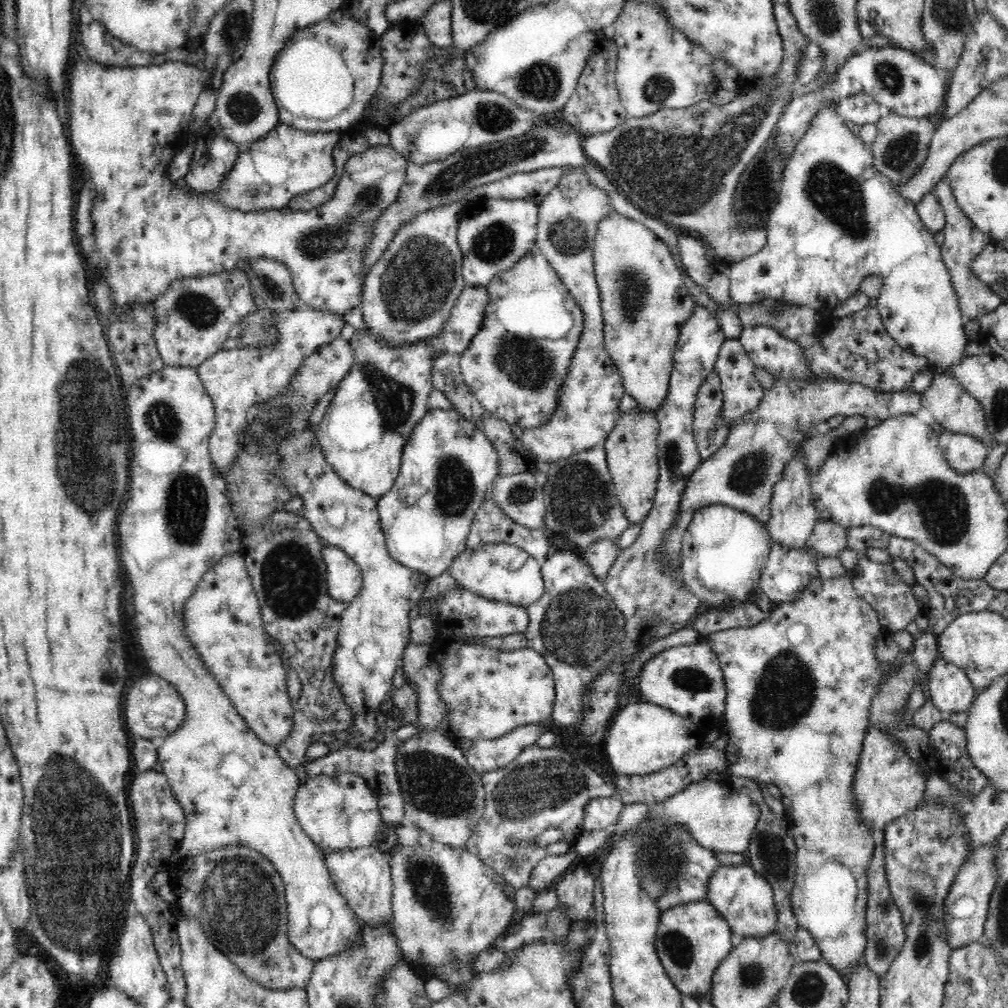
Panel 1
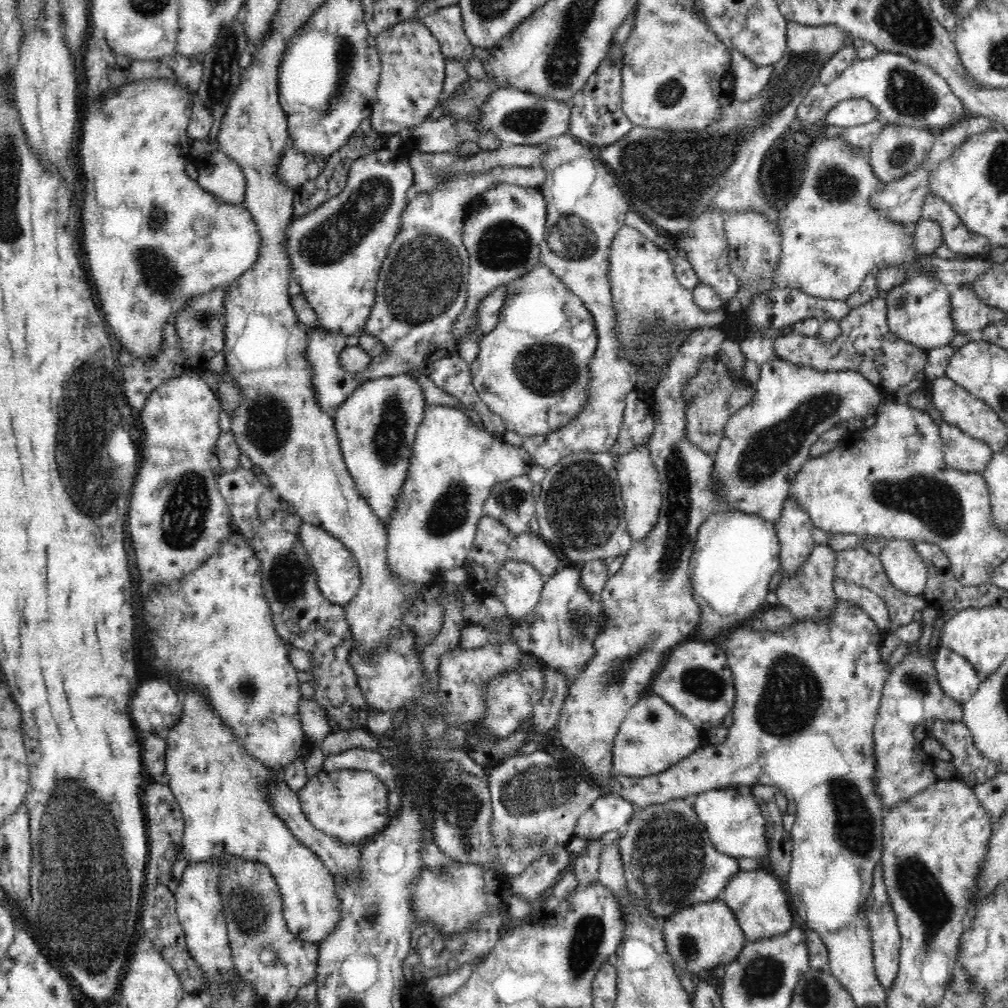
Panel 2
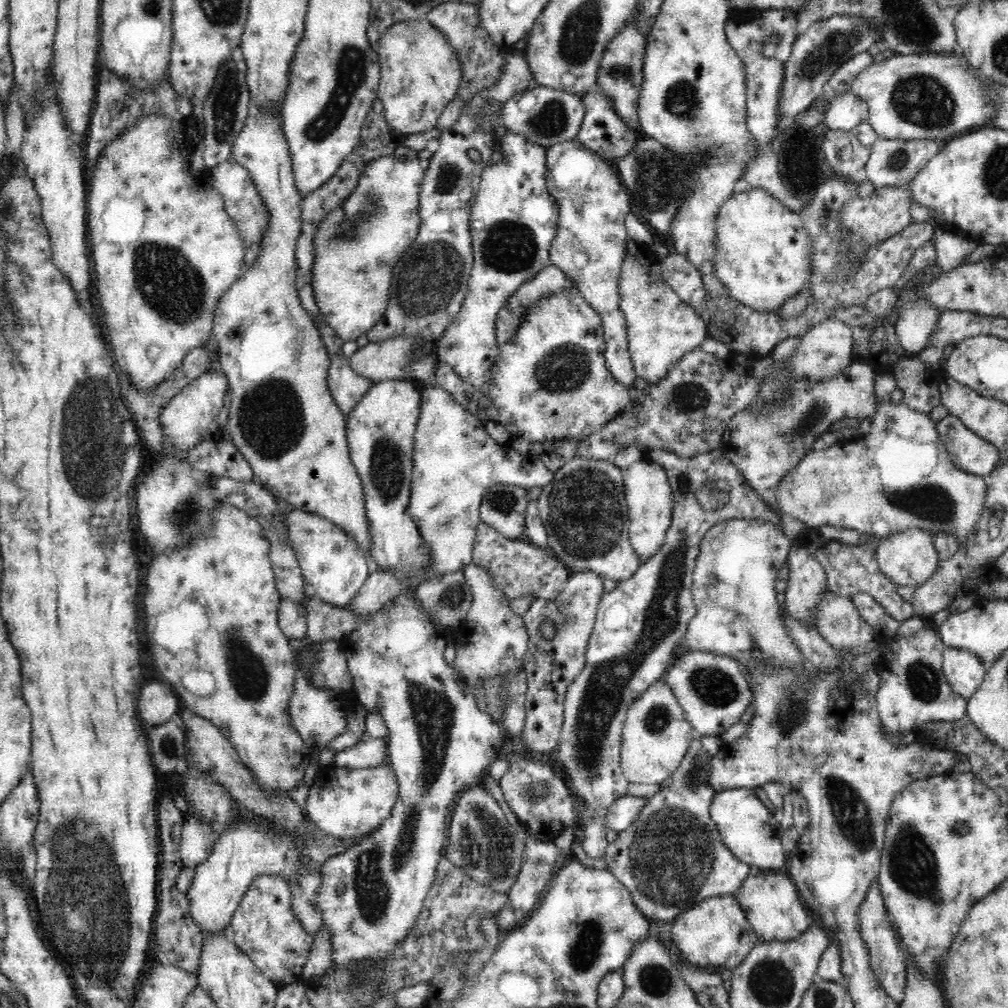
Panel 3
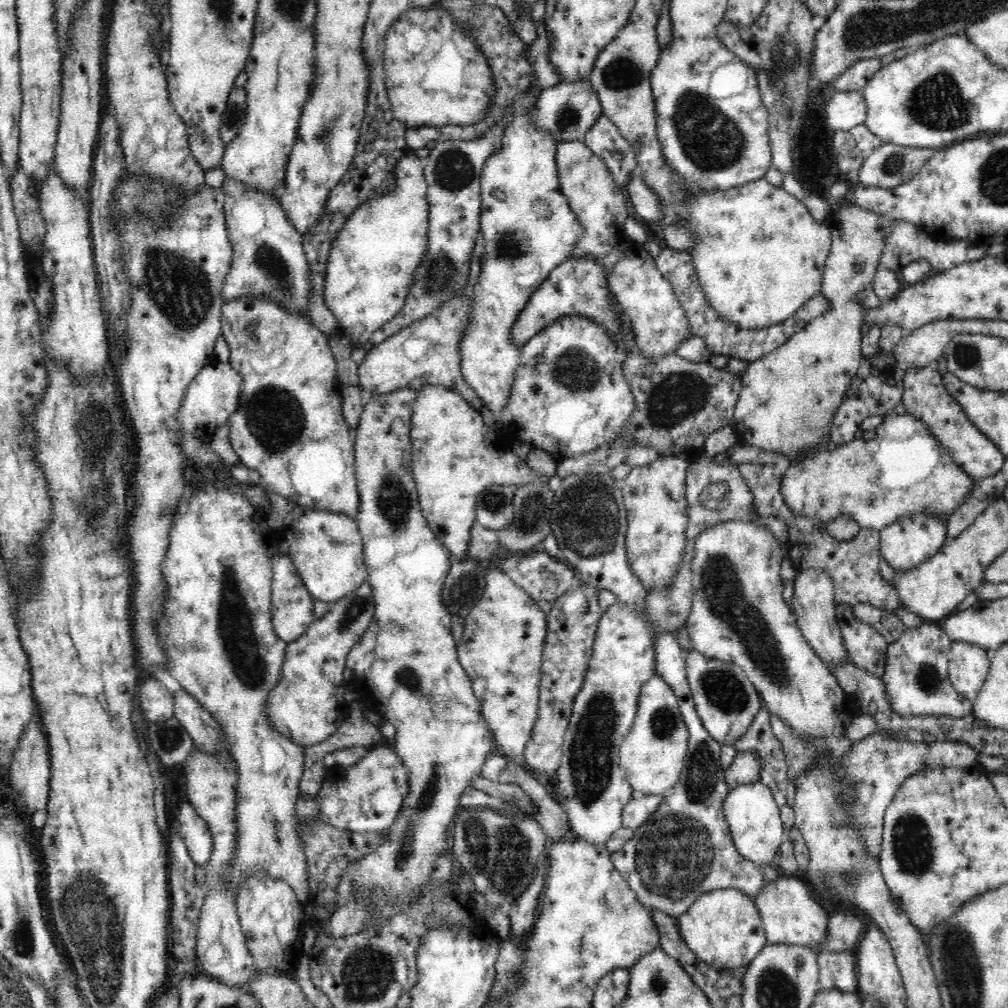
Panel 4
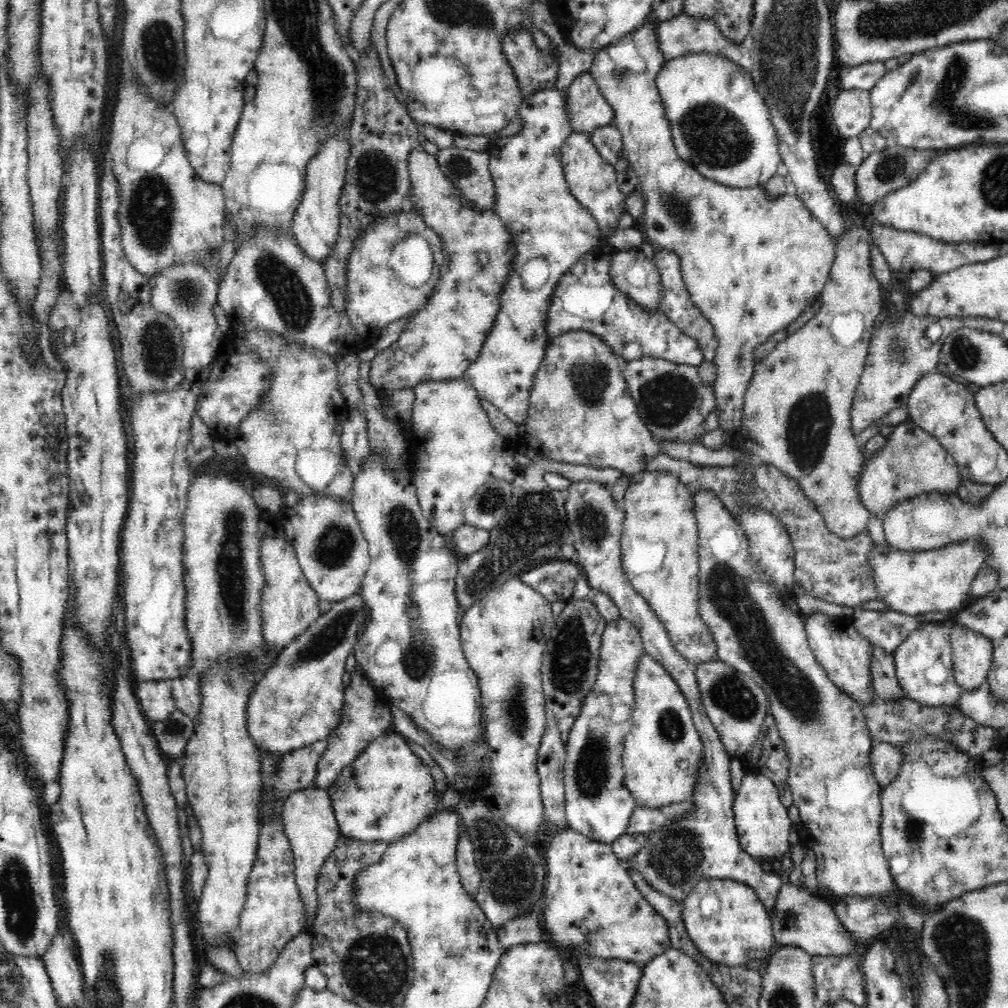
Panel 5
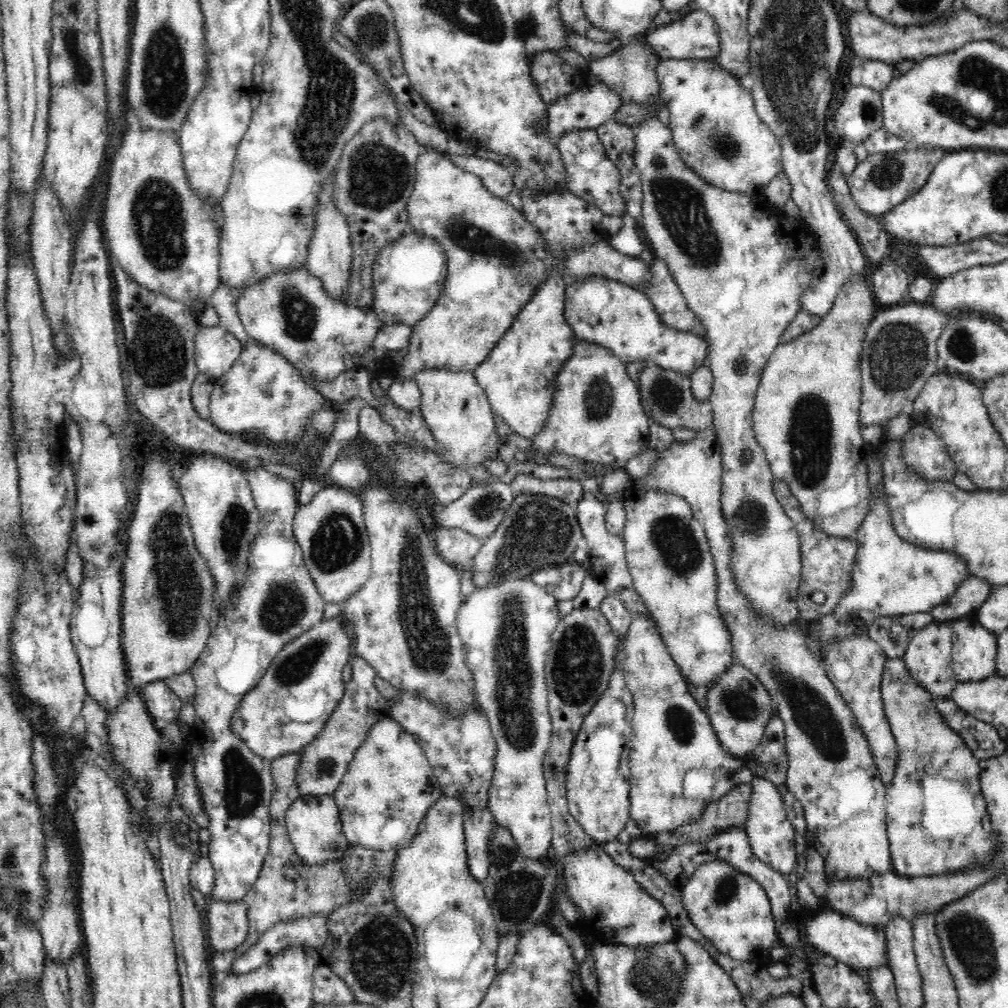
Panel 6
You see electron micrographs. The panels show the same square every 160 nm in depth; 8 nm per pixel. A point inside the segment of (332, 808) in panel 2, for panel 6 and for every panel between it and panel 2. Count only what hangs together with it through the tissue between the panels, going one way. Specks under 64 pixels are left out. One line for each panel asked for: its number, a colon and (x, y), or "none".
3: (345, 802)
4: (367, 797)
5: (387, 791)
6: (389, 777)

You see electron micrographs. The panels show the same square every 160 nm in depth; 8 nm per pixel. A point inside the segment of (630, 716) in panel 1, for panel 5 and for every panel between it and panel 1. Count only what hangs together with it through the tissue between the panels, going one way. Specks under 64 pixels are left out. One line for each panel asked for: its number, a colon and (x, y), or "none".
2: (653, 735)
3: (656, 735)
4: (652, 754)
5: (661, 755)

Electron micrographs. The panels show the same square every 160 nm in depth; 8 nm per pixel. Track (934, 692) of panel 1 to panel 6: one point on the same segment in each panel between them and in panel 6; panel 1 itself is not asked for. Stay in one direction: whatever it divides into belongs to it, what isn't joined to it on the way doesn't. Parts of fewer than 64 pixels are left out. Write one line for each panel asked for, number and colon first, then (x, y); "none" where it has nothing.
2: (957, 677)
3: (964, 671)
4: (969, 664)
5: (972, 654)
6: (974, 652)

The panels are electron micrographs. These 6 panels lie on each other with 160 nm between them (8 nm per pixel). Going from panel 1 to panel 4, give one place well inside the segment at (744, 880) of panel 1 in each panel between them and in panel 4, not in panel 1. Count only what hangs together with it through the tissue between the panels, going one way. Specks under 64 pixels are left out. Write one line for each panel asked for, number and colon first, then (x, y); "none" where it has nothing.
2: (759, 901)
3: (770, 901)
4: (789, 915)

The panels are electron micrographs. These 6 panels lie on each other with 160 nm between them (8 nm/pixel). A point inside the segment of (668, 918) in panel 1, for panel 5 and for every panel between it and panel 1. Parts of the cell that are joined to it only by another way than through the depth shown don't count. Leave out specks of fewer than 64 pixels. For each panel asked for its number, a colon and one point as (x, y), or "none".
2: (704, 937)
3: (715, 932)
4: (723, 929)
5: (729, 924)

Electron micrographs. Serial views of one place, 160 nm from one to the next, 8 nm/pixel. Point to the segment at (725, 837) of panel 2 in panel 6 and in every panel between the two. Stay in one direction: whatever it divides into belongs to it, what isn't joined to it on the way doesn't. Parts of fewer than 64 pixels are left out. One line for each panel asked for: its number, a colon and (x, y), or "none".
3: (746, 826)
4: (753, 816)
5: (762, 821)
6: (773, 839)

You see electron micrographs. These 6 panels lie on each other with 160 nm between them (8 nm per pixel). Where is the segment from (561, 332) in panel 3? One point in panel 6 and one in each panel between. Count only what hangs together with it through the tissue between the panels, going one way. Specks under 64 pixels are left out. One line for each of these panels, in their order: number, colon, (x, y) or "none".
4: (568, 397)
5: (569, 421)
6: (597, 415)

